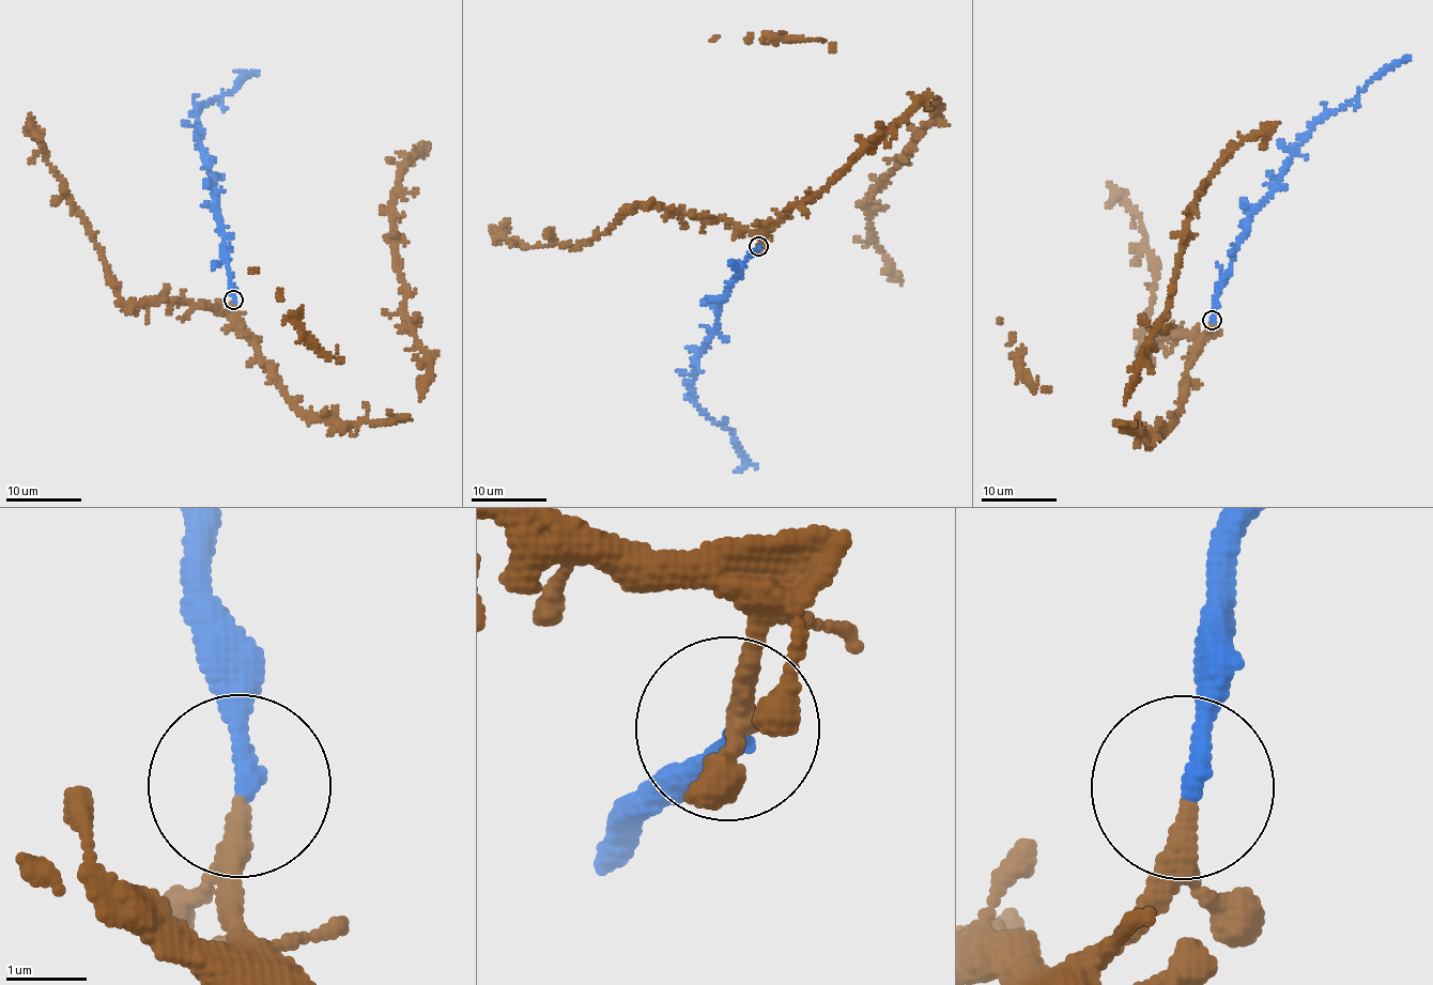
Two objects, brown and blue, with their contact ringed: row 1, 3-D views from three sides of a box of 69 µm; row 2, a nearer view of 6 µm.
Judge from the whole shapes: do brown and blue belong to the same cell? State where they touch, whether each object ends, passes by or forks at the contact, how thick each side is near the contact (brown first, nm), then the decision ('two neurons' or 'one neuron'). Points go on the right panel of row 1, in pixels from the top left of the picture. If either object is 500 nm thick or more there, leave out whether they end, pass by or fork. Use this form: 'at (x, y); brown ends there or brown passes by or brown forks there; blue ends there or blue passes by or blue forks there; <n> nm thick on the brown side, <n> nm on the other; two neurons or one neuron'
at (1212, 320); brown passes by; blue ends there; 200 nm thick on the brown side, 220 nm on the other; one neuron

